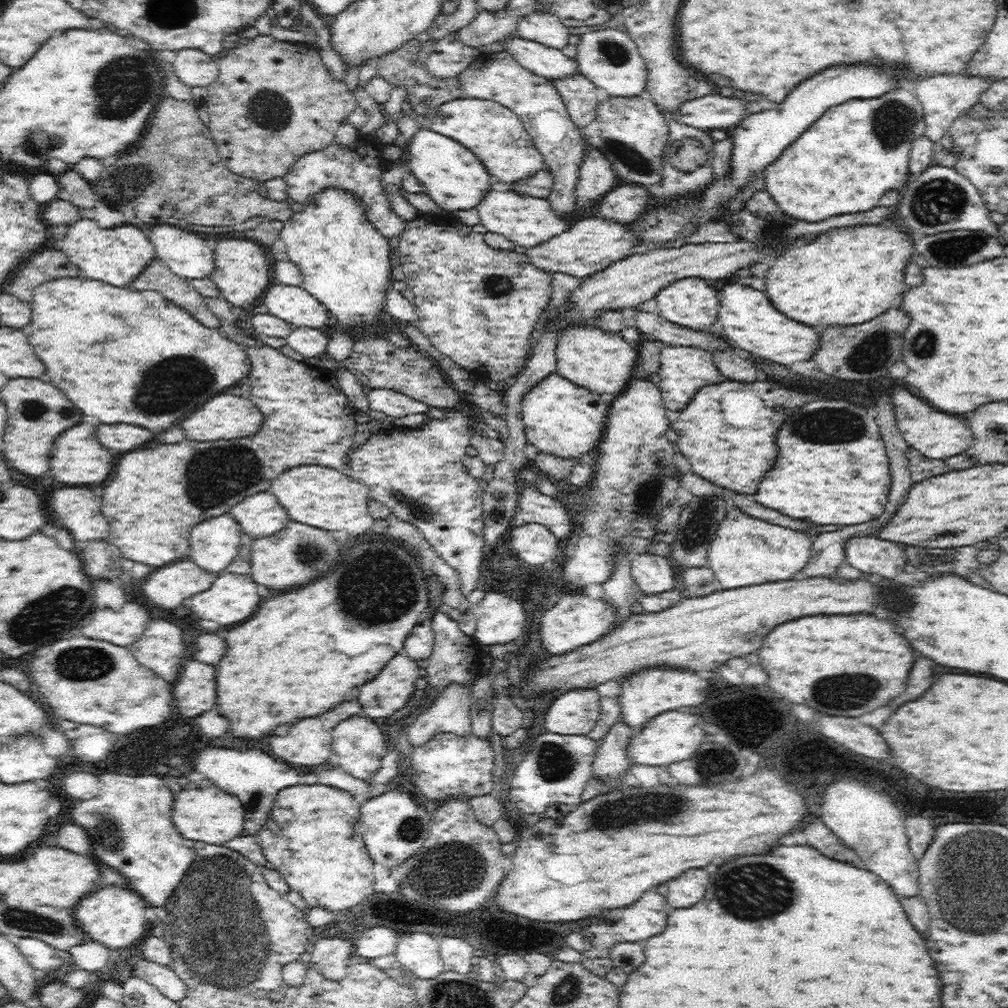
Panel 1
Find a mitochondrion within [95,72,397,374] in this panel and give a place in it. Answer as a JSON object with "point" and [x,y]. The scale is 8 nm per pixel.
{"point":[269,110]}

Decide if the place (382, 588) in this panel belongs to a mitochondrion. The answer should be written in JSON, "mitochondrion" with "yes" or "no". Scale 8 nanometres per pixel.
{"mitochondrion":"yes"}

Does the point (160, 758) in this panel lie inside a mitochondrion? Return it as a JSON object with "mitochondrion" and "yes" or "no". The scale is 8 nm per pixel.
{"mitochondrion":"no"}

